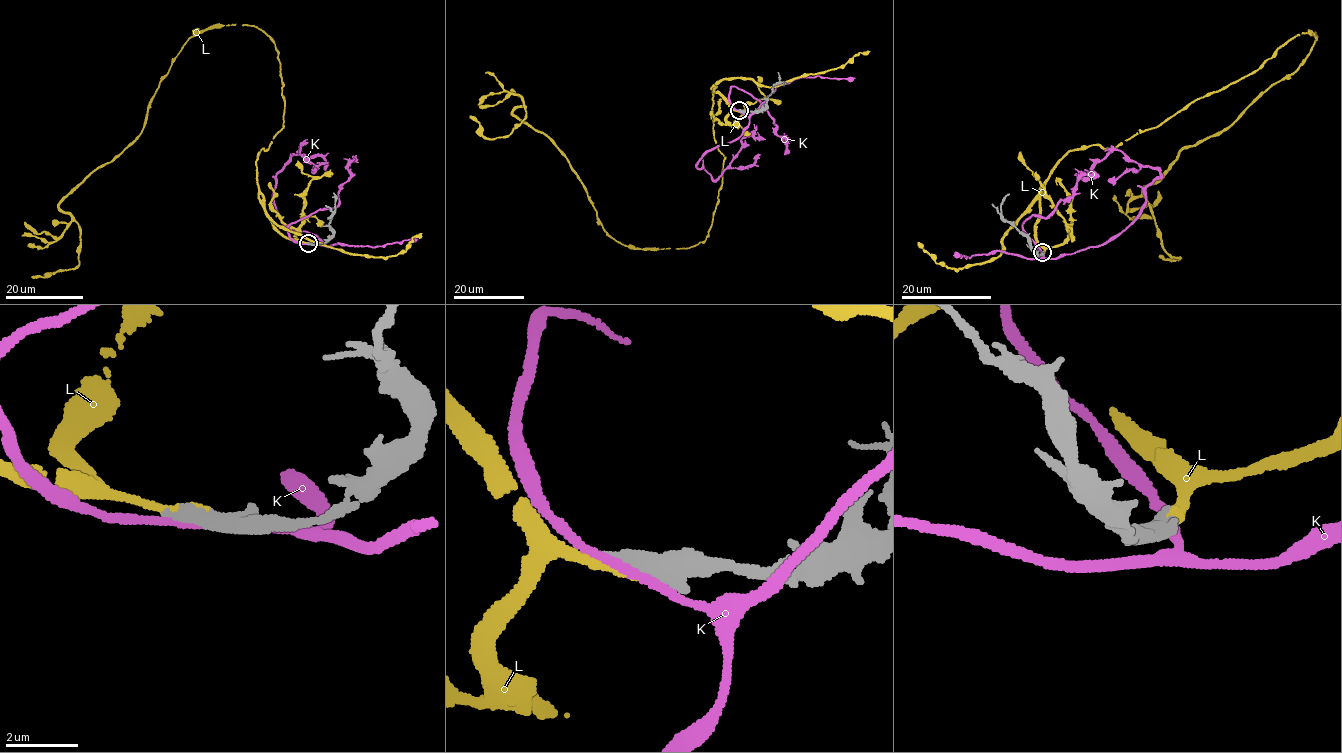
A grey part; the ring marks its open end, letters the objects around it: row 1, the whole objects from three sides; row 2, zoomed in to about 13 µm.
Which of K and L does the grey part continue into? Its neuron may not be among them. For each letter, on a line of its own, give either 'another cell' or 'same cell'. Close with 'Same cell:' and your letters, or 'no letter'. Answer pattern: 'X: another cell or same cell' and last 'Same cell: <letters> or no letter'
K: another cell
L: same cell
Same cell: L

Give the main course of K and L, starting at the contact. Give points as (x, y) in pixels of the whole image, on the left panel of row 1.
K: (310, 244), (324, 243), (285, 226), (273, 190), (277, 173), (301, 143), (299, 151), (314, 165), (311, 169)
L: (309, 243), (257, 178), (278, 52), (212, 25), (59, 204), (77, 266), (31, 276)

